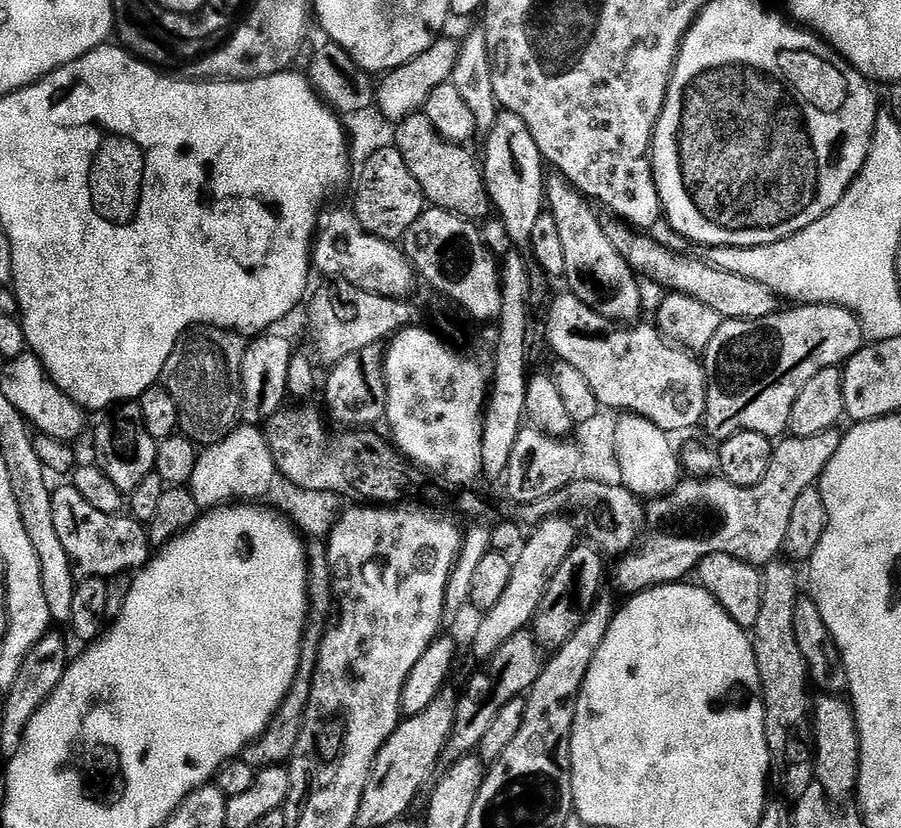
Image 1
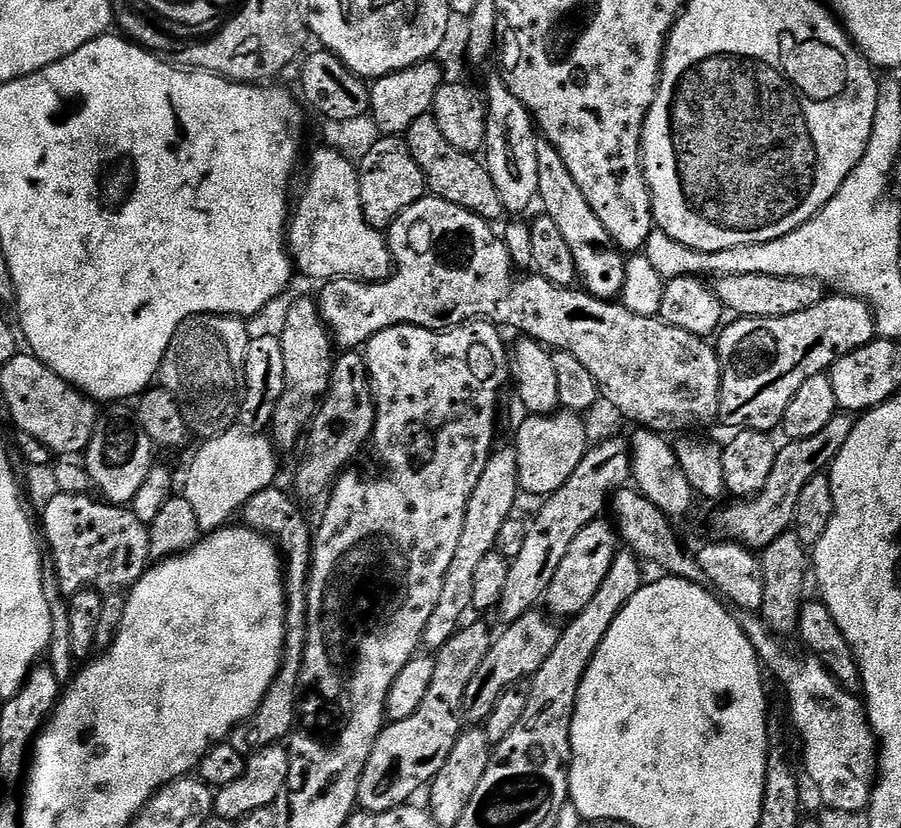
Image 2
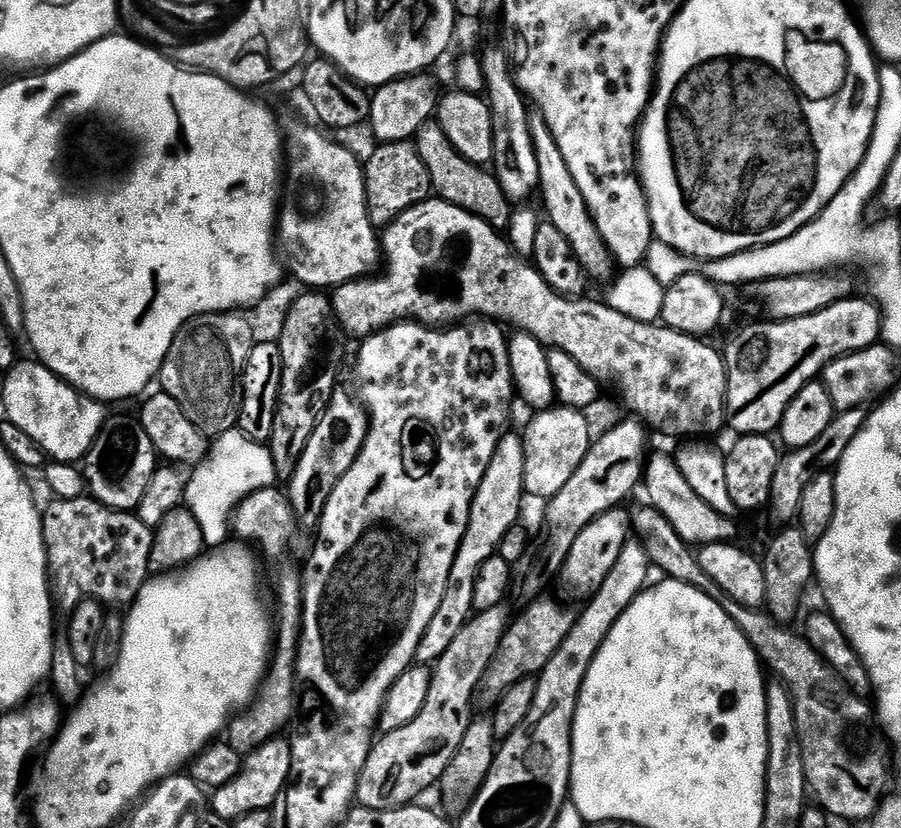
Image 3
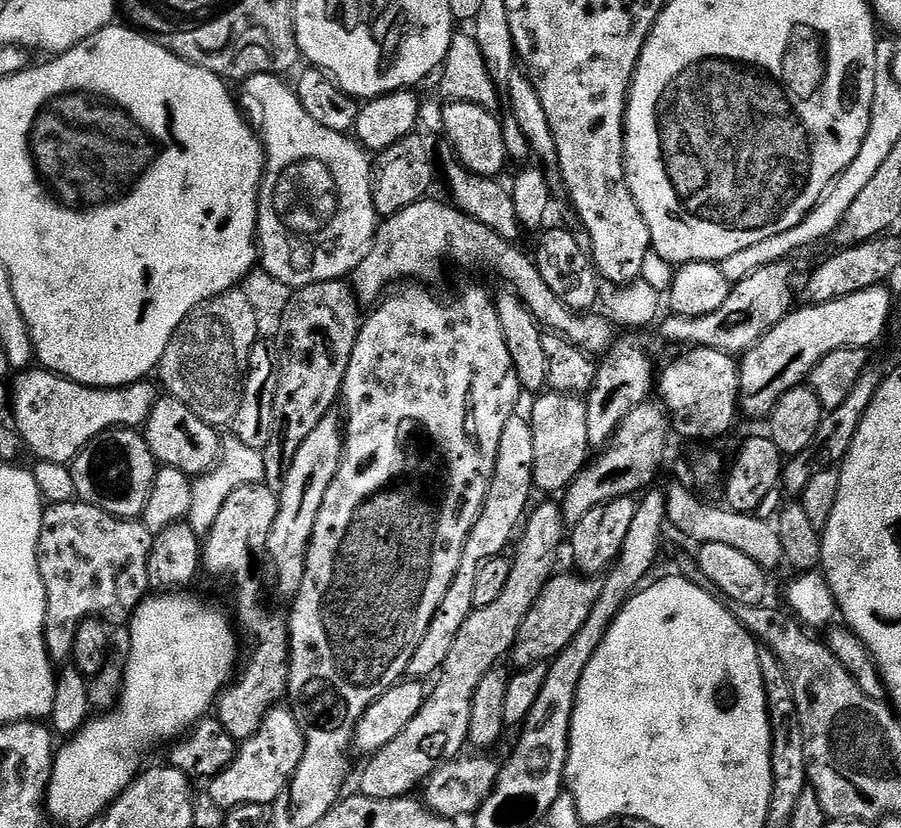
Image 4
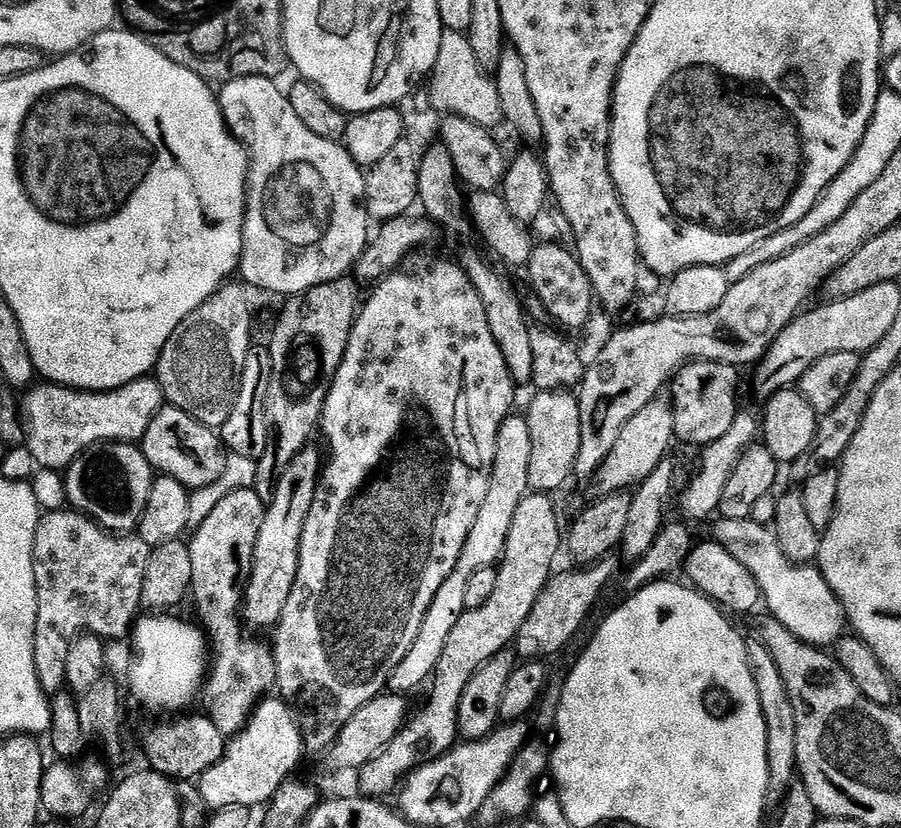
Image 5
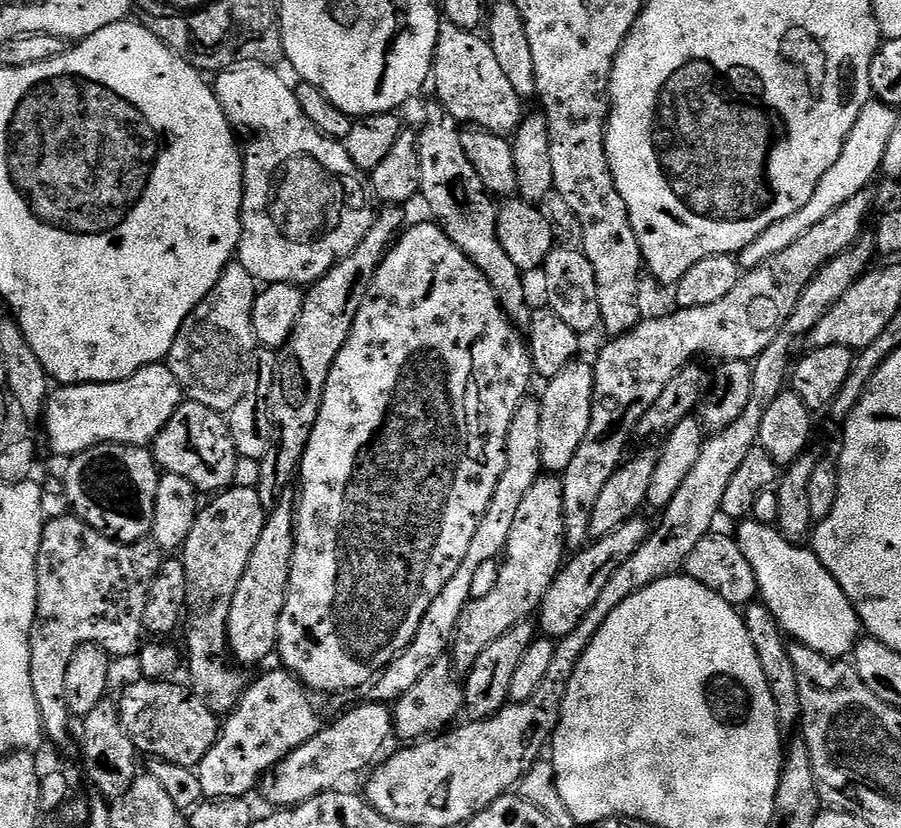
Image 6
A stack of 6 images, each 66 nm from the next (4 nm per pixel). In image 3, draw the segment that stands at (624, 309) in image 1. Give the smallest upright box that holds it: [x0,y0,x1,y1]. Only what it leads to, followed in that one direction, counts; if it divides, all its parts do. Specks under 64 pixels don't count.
[528,110,614,276]

